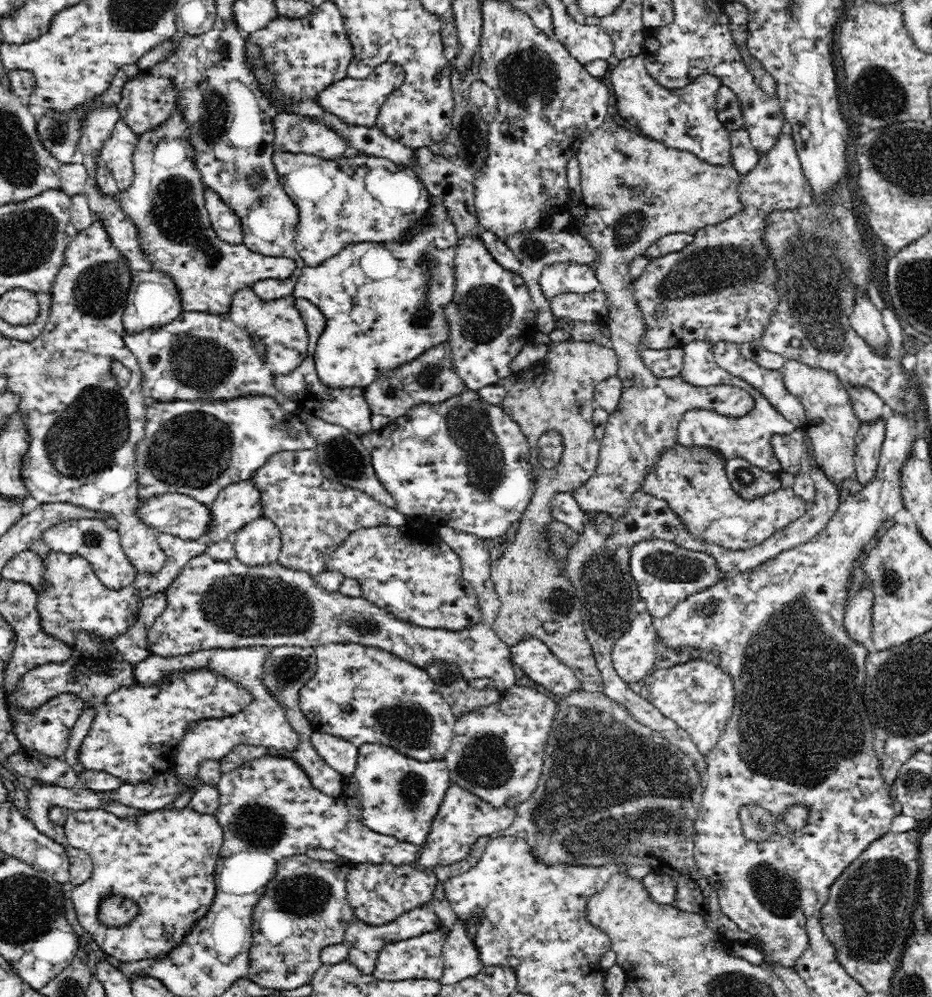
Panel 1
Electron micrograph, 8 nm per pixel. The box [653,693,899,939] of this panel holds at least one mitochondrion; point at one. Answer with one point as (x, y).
(775, 889)

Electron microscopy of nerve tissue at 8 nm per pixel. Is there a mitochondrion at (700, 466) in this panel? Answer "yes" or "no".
yes

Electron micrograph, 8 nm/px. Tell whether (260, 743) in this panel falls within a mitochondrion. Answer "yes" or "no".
no

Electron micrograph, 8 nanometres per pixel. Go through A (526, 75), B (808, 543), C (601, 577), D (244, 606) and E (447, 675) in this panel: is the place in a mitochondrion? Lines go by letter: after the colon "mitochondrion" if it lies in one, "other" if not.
A: mitochondrion
B: other
C: mitochondrion
D: mitochondrion
E: mitochondrion

